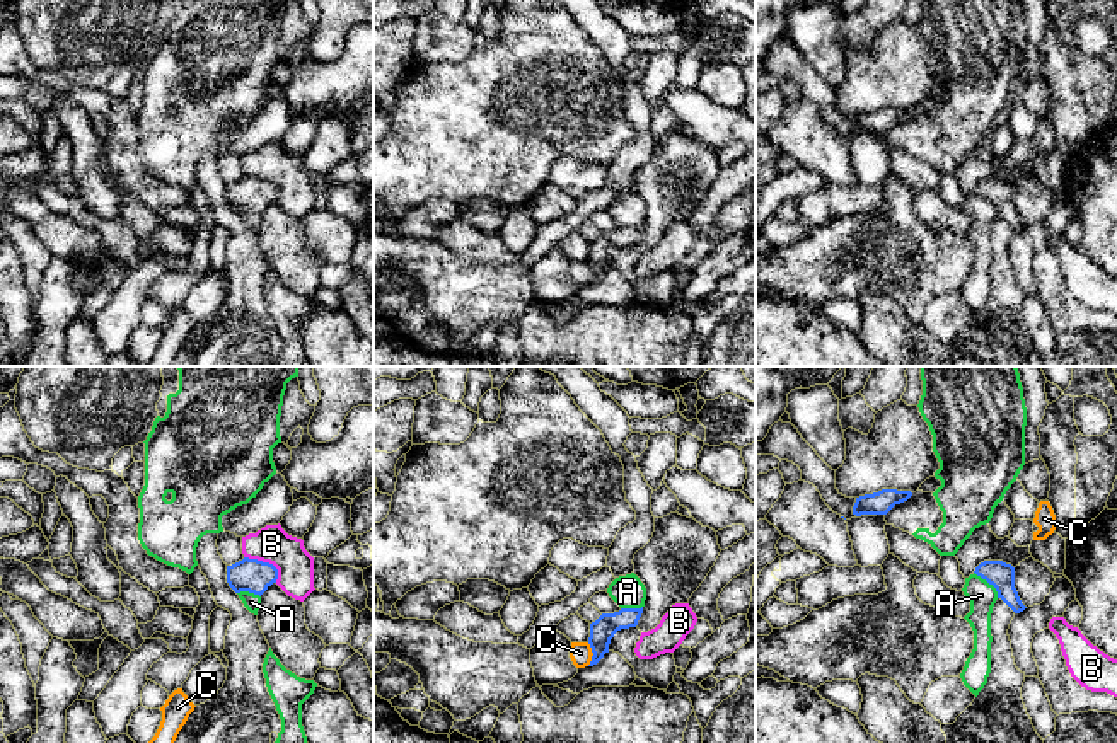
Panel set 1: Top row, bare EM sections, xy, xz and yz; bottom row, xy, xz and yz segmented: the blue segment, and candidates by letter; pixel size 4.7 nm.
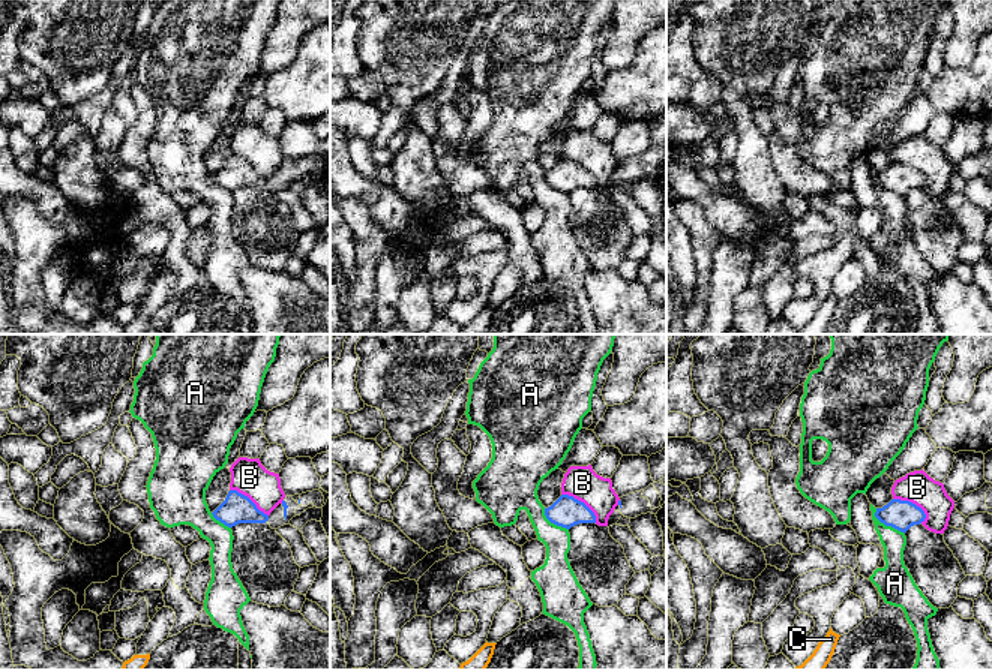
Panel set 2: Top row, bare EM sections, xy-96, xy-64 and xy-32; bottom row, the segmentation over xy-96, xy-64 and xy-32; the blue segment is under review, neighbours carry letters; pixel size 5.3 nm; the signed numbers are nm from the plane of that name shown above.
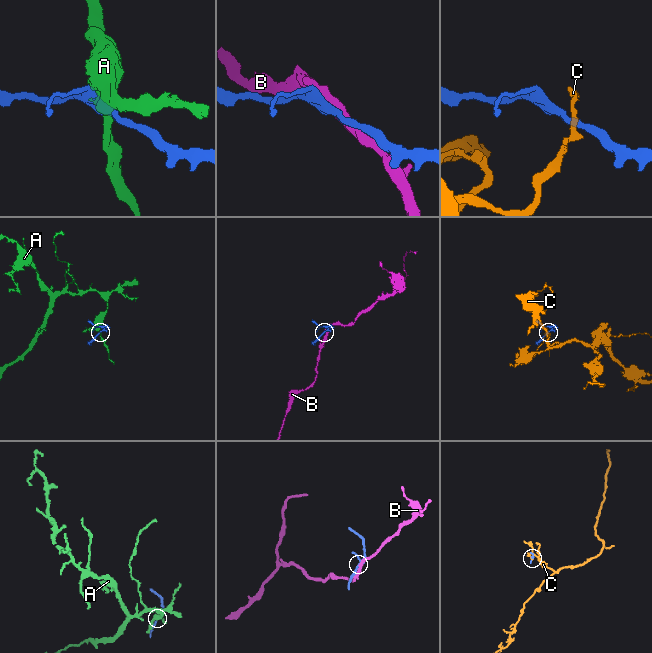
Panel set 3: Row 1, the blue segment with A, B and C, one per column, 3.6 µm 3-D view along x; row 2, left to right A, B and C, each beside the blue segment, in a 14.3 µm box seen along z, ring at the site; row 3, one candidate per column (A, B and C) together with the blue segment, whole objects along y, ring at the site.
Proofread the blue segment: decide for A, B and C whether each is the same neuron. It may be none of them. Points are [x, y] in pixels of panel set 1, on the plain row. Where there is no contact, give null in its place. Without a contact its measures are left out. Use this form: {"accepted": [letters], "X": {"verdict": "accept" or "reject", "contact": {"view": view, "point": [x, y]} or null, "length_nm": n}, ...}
{"accepted": [], "A": {"verdict": "reject", "contact": {"view": "yz", "point": [989, 201]}, "length_nm": 170}, "B": {"verdict": "reject", "contact": {"view": "xy", "point": [266, 181]}, "length_nm": 200}, "C": {"verdict": "reject", "contact": {"view": "xz", "point": [594, 273]}, "length_nm": 110}}

